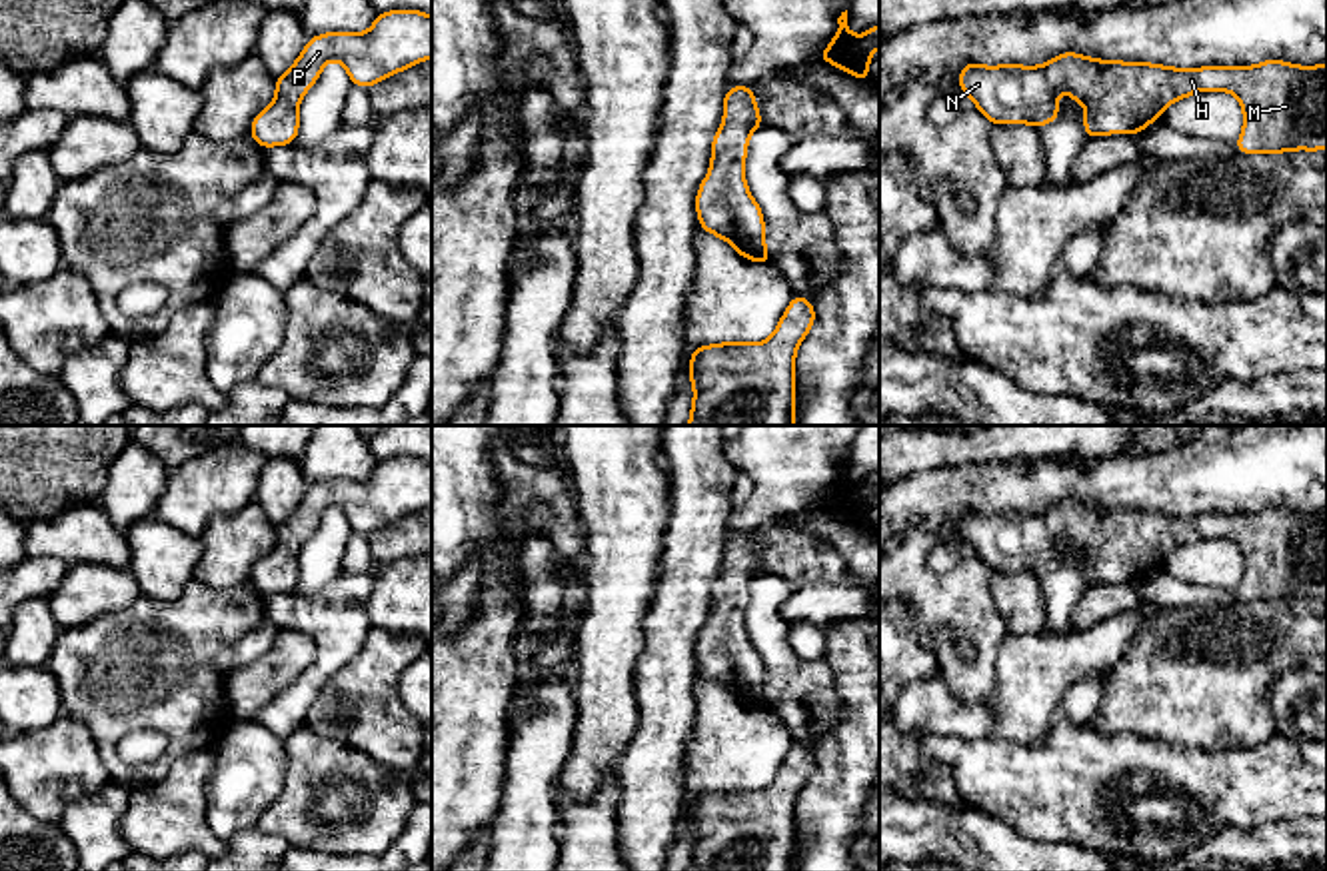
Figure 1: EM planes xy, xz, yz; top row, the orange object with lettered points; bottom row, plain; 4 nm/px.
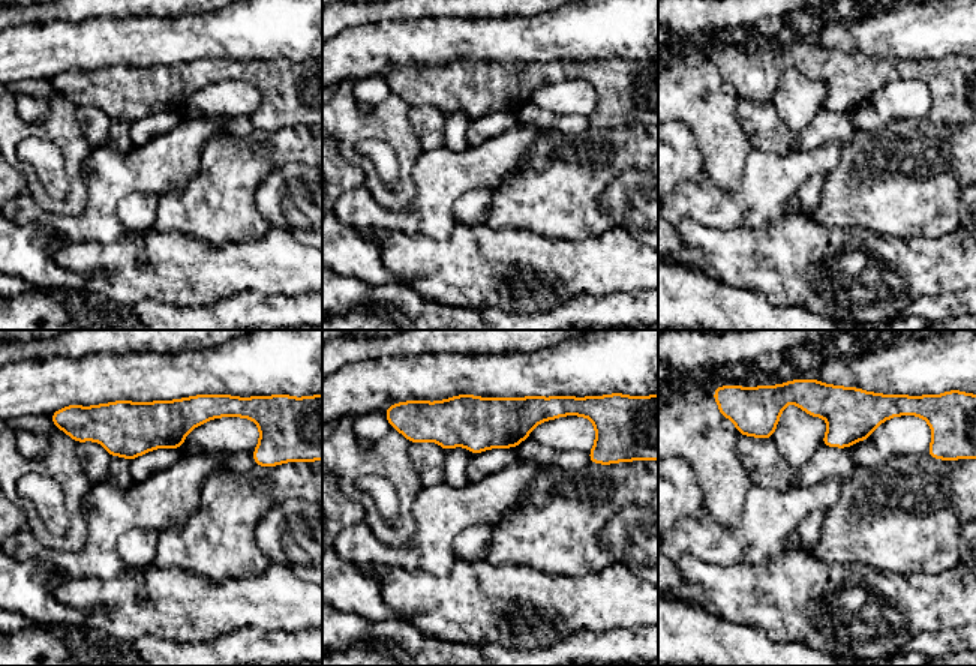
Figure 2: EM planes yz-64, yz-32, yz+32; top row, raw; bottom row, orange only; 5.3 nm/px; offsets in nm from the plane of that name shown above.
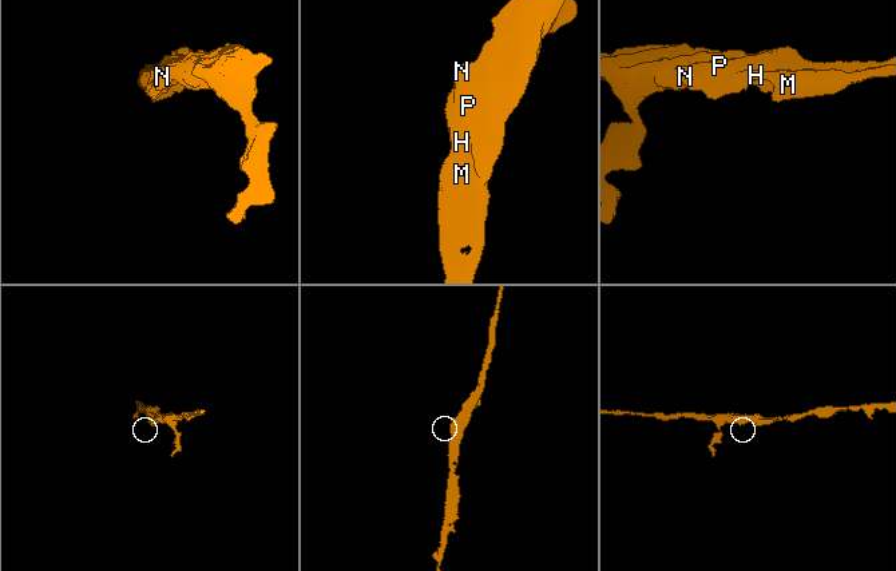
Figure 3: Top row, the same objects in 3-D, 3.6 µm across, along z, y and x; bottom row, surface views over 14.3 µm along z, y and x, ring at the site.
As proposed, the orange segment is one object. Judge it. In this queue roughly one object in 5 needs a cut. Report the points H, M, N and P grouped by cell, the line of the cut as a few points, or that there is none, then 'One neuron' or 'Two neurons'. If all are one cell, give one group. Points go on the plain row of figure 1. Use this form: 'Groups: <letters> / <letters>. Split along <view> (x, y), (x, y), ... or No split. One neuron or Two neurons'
Groups: H M N P. No split. One neuron

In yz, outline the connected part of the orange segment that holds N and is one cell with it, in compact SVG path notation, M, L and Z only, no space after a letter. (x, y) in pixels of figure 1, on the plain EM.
M1063 499L1041 513L981 513L967 509L959 521L959 535L991 571L1031 571L1035 575L1059 563L1057 541L1067 539L1085 553L1087 585L1107 581L1139 581L1175 547L1201 537L1233 541L1243 555L1243 577L1235 597L1243 601L1281 601L1293 597L1327 597L1327 509L1295 513L1265 507L1257 513L1171 515L1149 509L1097 507Z

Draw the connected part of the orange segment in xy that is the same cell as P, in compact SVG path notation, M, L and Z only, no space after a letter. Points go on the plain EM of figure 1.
M418 457L382 459L362 481L312 483L290 517L276 525L276 543L252 567L250 583L262 595L294 591L300 575L298 553L330 507L346 515L352 531L368 537L428 505L432 505L432 463Z

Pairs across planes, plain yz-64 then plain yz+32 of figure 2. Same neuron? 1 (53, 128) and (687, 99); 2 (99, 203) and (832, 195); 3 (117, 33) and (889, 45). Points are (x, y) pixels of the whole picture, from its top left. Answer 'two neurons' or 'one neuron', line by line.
1: one neuron
2: two neurons
3: one neuron

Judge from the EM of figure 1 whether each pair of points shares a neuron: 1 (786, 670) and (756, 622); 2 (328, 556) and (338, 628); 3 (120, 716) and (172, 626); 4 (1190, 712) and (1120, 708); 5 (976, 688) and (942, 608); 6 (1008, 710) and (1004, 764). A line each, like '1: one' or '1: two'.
1: one
2: two
3: one
4: one
5: one
6: two

